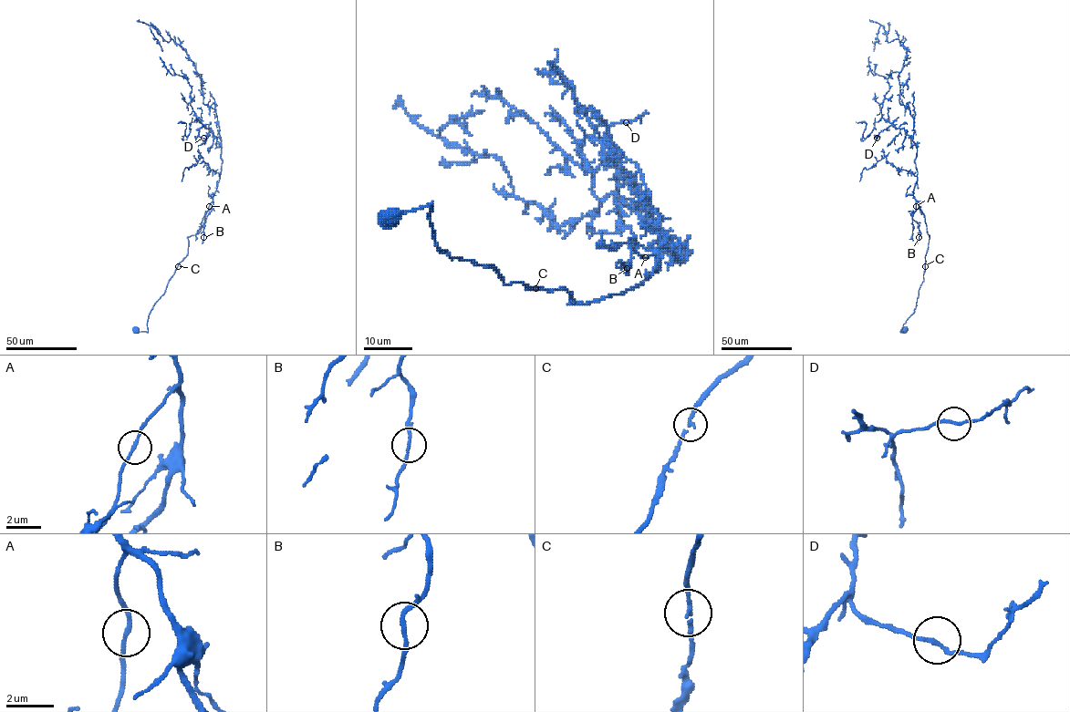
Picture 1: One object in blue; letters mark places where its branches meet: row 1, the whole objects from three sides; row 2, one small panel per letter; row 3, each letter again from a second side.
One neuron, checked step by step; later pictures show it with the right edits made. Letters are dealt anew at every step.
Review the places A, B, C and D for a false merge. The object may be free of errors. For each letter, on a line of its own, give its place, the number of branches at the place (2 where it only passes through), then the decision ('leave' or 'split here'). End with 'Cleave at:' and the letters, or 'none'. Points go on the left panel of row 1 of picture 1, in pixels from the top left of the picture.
A: (209, 206) | 2 | leave
B: (203, 237) | 2 | leave
C: (178, 266) | 2 | leave
D: (203, 138) | 2 | leave
Cleave at: none

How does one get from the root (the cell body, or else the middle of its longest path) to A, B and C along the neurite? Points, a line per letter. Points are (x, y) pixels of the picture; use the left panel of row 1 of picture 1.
A: (135, 329), (148, 332), (149, 314), (186, 256), (187, 237), (199, 232), (212, 201), (209, 206)
B: (135, 329), (148, 332), (149, 314), (186, 256), (187, 237), (199, 232), (212, 201), (205, 213), (203, 237)
C: (135, 329), (148, 332), (149, 314), (164, 293), (177, 266)

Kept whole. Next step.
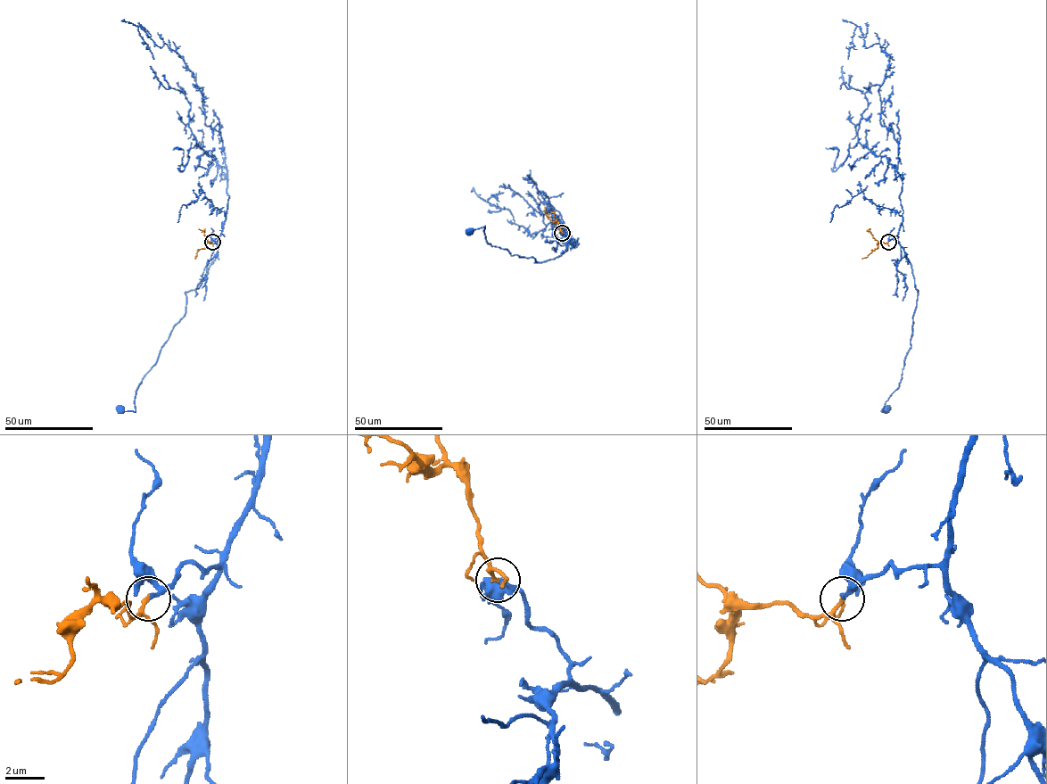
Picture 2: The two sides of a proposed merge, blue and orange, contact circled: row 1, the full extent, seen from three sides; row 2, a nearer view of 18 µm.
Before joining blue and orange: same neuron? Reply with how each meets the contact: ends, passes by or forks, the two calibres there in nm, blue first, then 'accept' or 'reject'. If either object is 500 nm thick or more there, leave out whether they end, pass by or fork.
blue passes by | orange passes by | 180/140 nm | accept

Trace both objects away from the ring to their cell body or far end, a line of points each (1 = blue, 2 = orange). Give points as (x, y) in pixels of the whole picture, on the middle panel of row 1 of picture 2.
1: (562, 233), (567, 249), (534, 262), (532, 257), (511, 255), (488, 243), (485, 226), (469, 231)
2: (562, 233), (559, 224), (548, 218), (544, 206)

